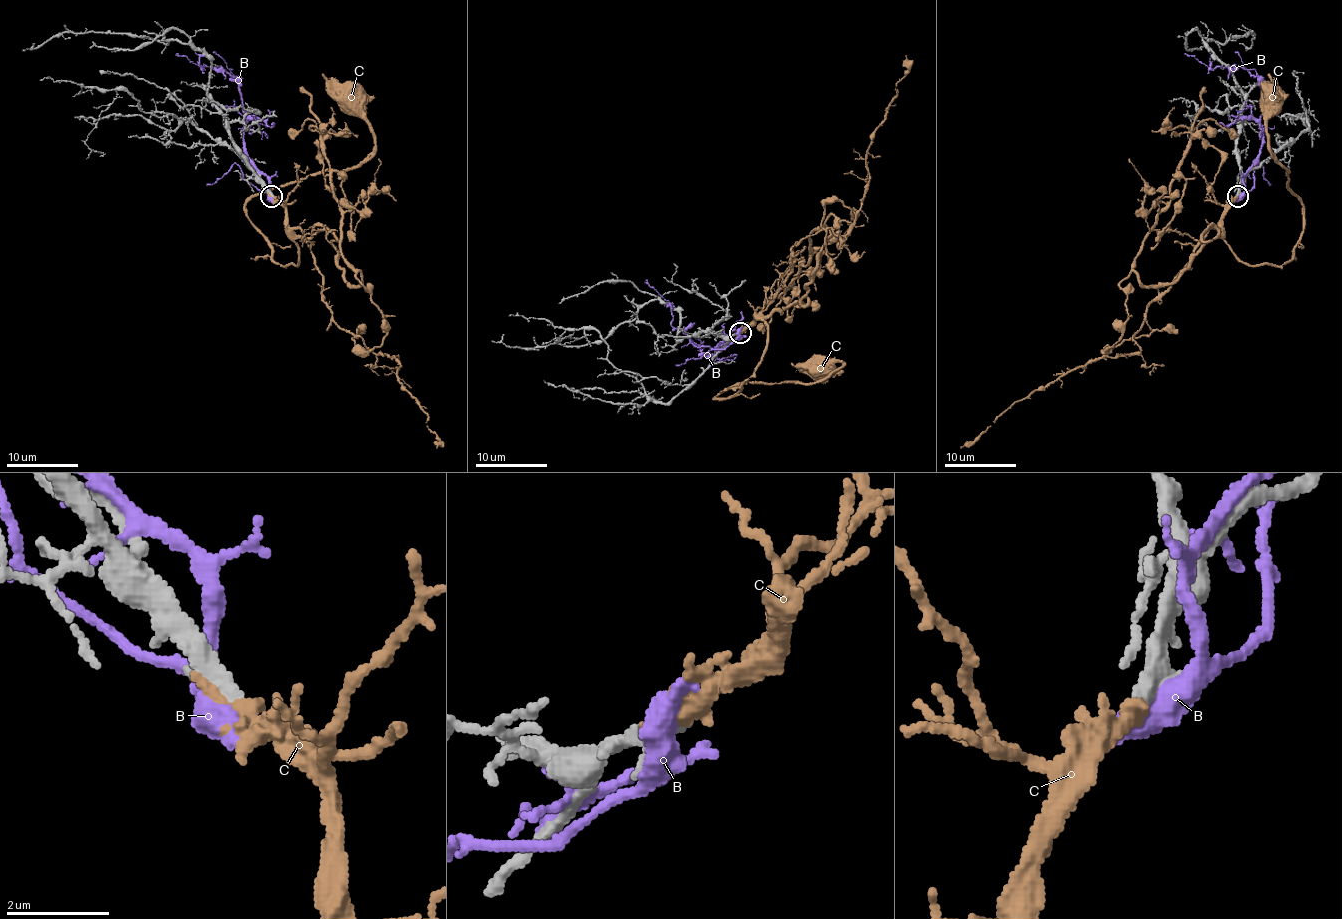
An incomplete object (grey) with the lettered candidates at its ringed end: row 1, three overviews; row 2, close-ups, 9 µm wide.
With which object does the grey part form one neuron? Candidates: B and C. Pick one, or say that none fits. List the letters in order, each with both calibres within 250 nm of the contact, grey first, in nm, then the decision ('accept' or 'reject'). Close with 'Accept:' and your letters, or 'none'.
B: calibres 500 and 440 nm; reject
C: calibres 500 and 320 nm; accept
Accept: C

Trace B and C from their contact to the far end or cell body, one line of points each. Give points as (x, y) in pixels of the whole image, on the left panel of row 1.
B: (270, 195), (268, 179), (245, 146), (246, 114), (239, 84), (223, 68), (202, 68), (177, 54)
C: (270, 195), (286, 211), (296, 264), (279, 264), (246, 204), (309, 175), (355, 168), (375, 134), (354, 100)

